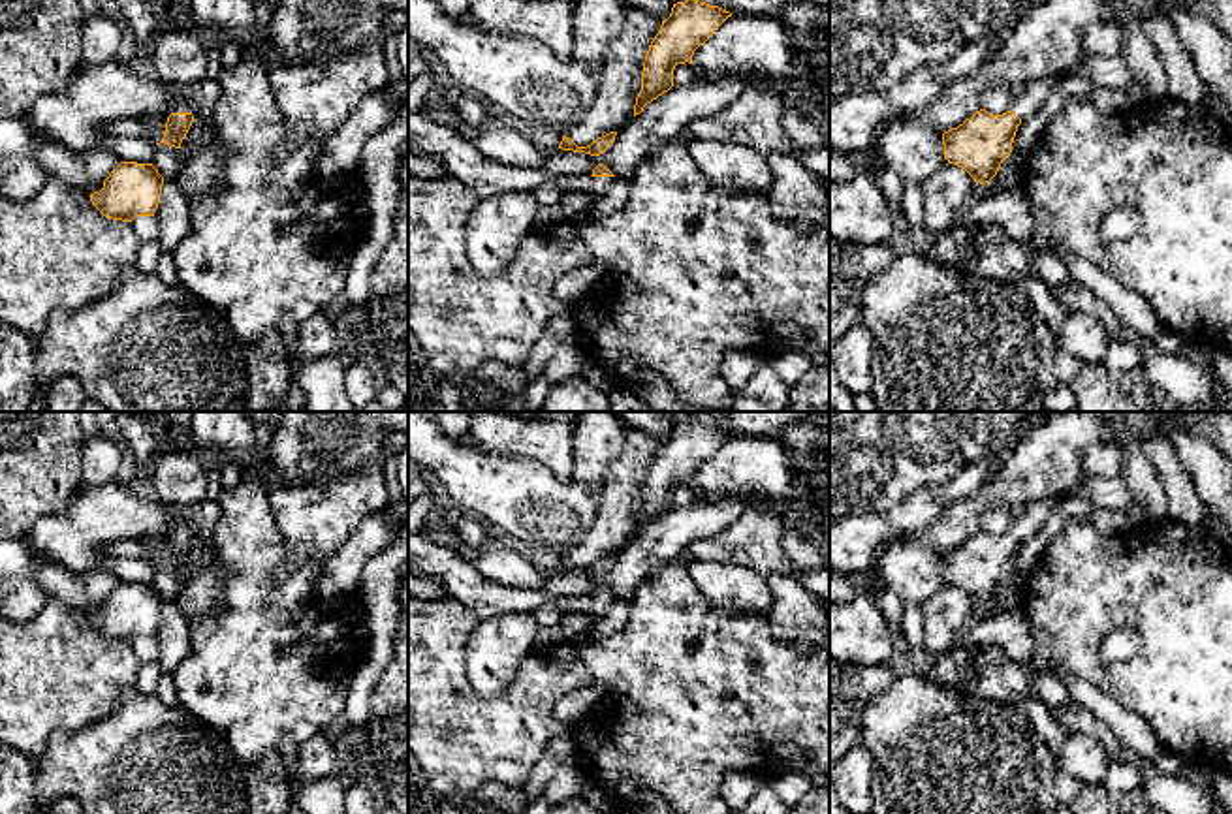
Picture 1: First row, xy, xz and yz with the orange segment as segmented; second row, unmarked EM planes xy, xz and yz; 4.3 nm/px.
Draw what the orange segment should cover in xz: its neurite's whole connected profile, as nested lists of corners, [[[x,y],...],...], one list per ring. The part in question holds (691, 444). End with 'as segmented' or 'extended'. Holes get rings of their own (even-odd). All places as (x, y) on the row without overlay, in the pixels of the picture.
[[[696,419],[673,425],[670,438],[662,442],[645,476],[641,511],[636,519],[634,538],[673,508],[675,487],[685,483],[692,485],[694,472],[703,466],[728,438],[732,438],[730,432]]]; as segmented

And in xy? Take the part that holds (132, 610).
[[[120,583],[103,602],[103,609],[90,615],[90,622],[105,639],[132,643],[135,637],[154,637],[162,605],[164,598],[152,585]]]; as segmented

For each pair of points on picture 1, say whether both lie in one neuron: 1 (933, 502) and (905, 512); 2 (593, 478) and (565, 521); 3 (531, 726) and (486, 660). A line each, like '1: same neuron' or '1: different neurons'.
1: same neuron
2: different neurons
3: different neurons

